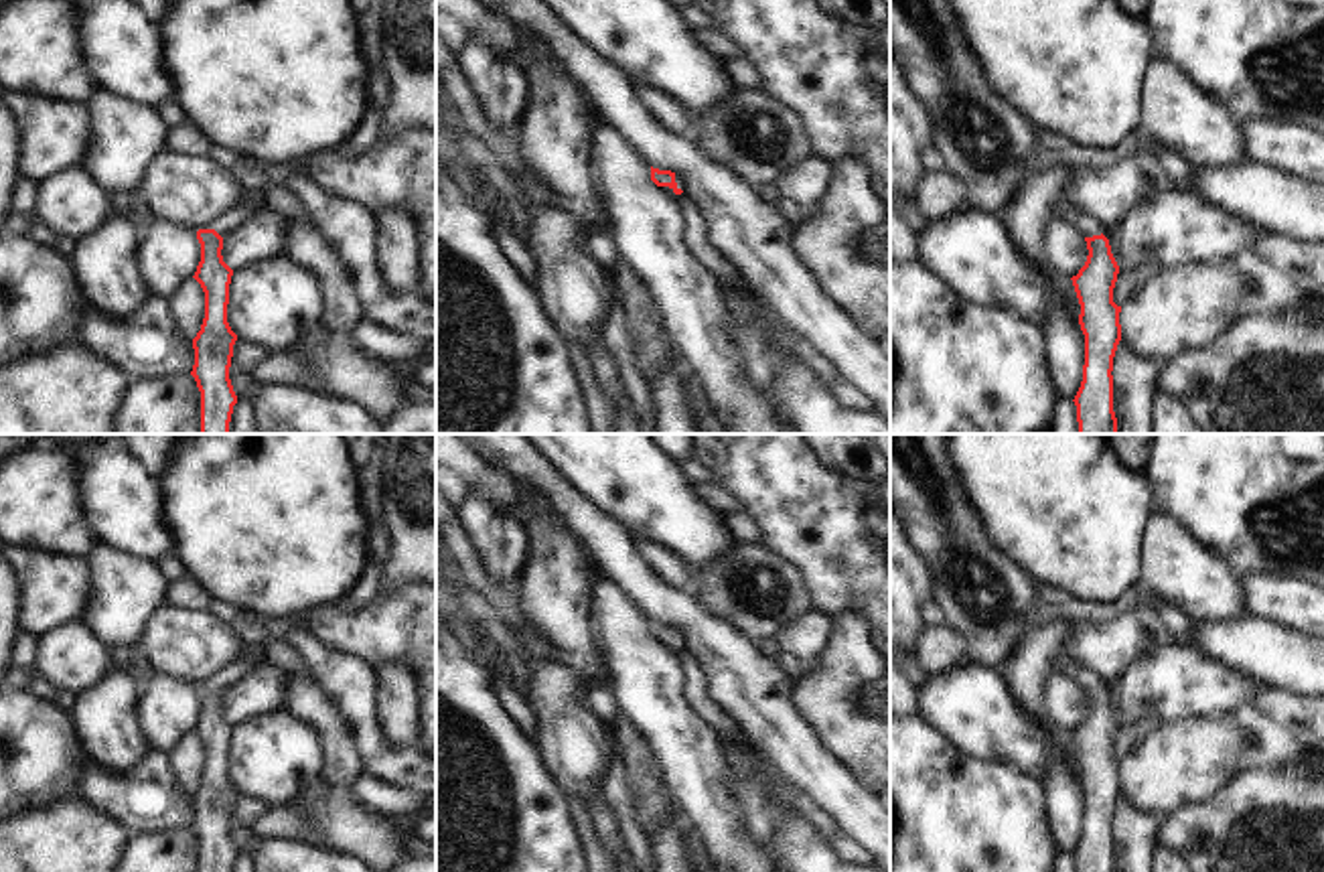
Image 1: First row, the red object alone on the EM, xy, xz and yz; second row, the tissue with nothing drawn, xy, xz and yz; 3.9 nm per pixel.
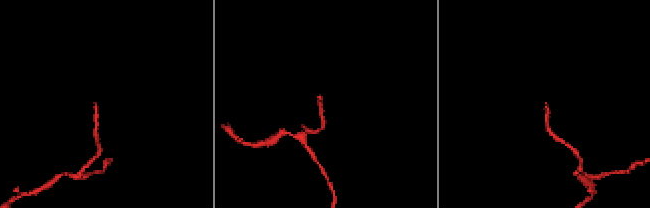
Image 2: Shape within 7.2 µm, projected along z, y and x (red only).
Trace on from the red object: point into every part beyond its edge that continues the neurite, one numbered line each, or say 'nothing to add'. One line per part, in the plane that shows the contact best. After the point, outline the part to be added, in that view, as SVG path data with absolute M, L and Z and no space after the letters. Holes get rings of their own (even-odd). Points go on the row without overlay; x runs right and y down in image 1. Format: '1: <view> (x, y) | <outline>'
1: yz (1061, 664) | M1062 649L1052 657L1050 669L1052 673L1066 675L1085 692L1103 687L1101 681L1089 669L1077 665Z

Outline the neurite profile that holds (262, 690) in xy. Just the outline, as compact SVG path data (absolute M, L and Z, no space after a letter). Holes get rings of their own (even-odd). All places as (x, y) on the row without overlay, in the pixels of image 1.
M264 663L223 692L223 716L235 726L255 716L282 710L286 675Z

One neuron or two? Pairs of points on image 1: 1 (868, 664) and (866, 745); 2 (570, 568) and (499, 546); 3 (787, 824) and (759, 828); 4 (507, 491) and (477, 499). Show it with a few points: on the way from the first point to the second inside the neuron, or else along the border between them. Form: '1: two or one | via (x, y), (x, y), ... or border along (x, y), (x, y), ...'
1: one | via (848, 684), (840, 692), (840, 718), (846, 724)
2: two | border along (520, 518), (528, 538), (528, 556), (511, 585)
3: two | border along (787, 808), (775, 822), (775, 850)
4: two | border along (469, 487), (481, 487), (518, 518)

